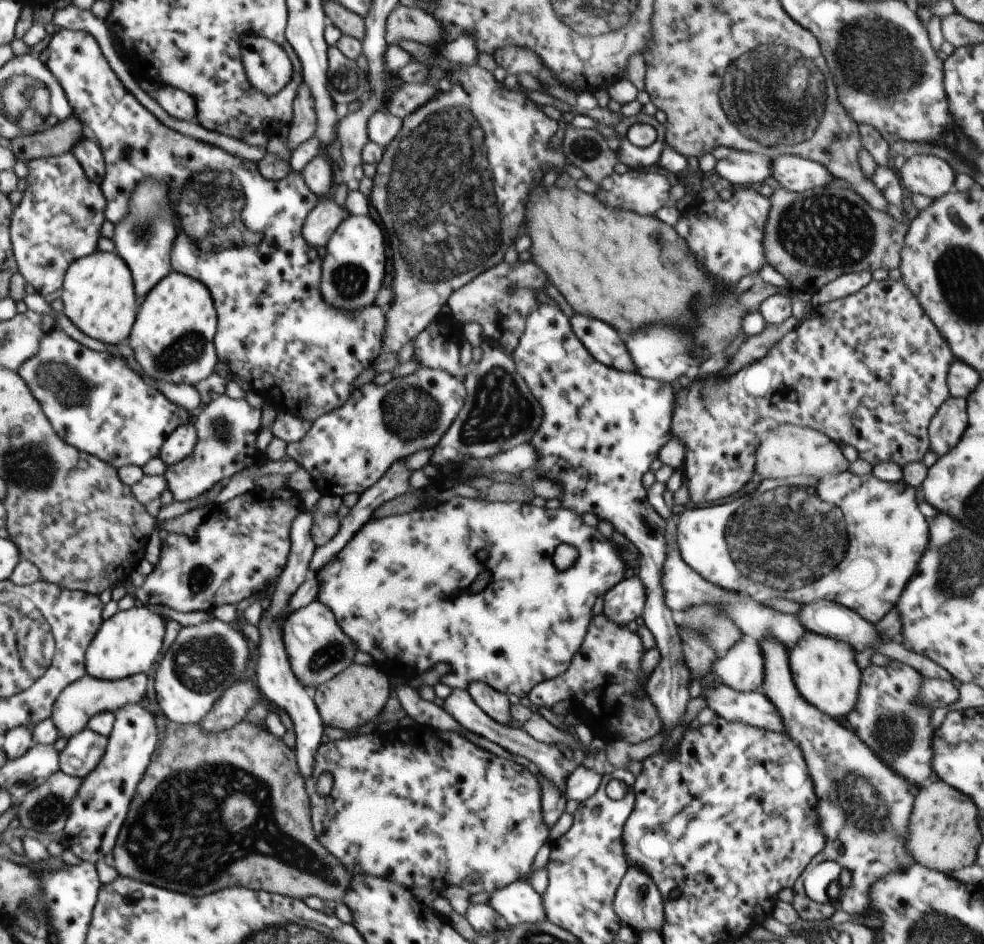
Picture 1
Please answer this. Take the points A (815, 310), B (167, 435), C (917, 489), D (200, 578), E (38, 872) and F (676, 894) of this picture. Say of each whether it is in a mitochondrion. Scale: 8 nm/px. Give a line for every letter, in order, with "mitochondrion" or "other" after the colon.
A: other
B: other
C: other
D: mitochondrion
E: other
F: other

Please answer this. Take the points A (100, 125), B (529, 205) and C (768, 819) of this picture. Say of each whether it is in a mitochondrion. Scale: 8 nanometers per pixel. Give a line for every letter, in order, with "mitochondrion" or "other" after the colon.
A: other
B: other
C: other

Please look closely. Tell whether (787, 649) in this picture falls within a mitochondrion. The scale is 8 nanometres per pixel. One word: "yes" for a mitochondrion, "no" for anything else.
no

